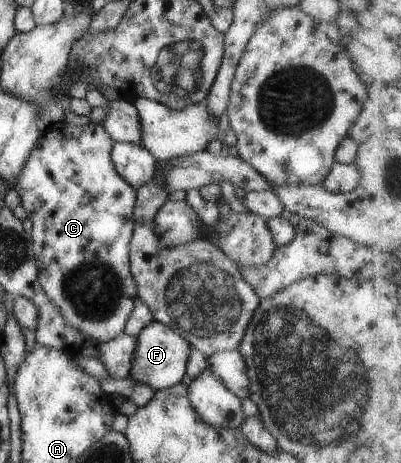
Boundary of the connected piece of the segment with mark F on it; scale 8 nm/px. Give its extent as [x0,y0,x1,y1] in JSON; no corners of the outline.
[127,321,192,392]

